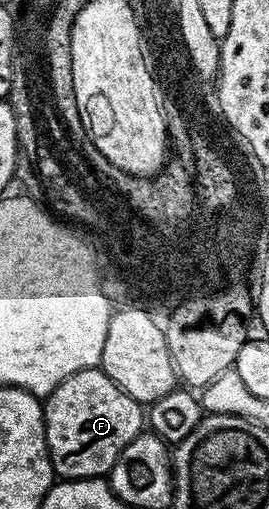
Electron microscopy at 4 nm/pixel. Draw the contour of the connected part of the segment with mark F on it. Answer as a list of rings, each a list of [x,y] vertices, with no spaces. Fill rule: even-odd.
[[[100,368],[80,370],[44,399],[45,443],[58,479],[99,478],[108,475],[115,460],[142,433],[147,418],[142,403],[123,392]]]

